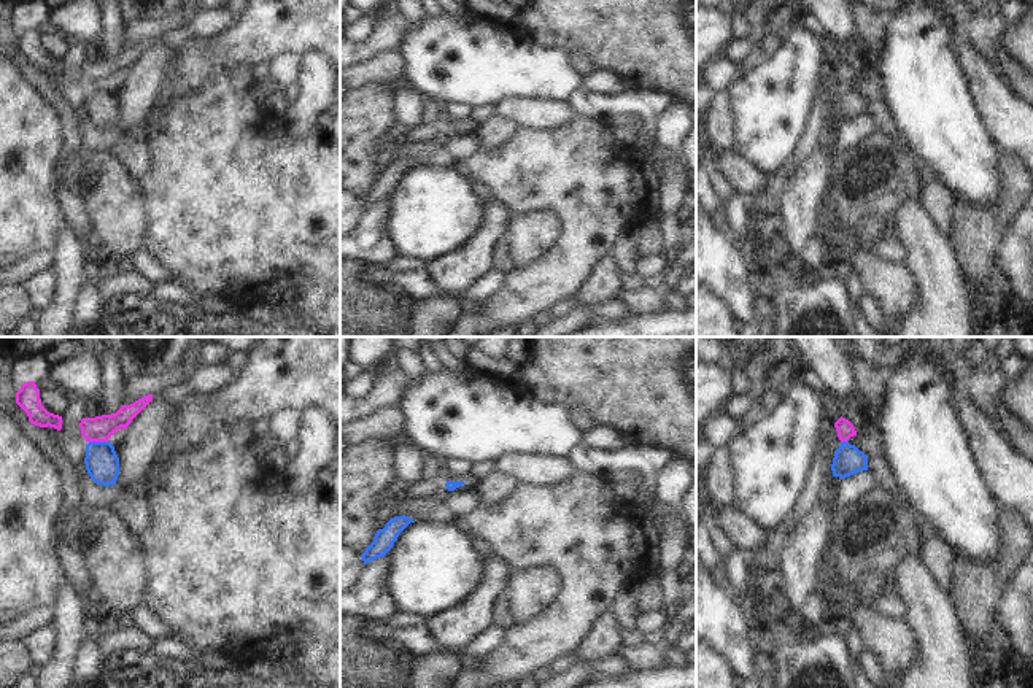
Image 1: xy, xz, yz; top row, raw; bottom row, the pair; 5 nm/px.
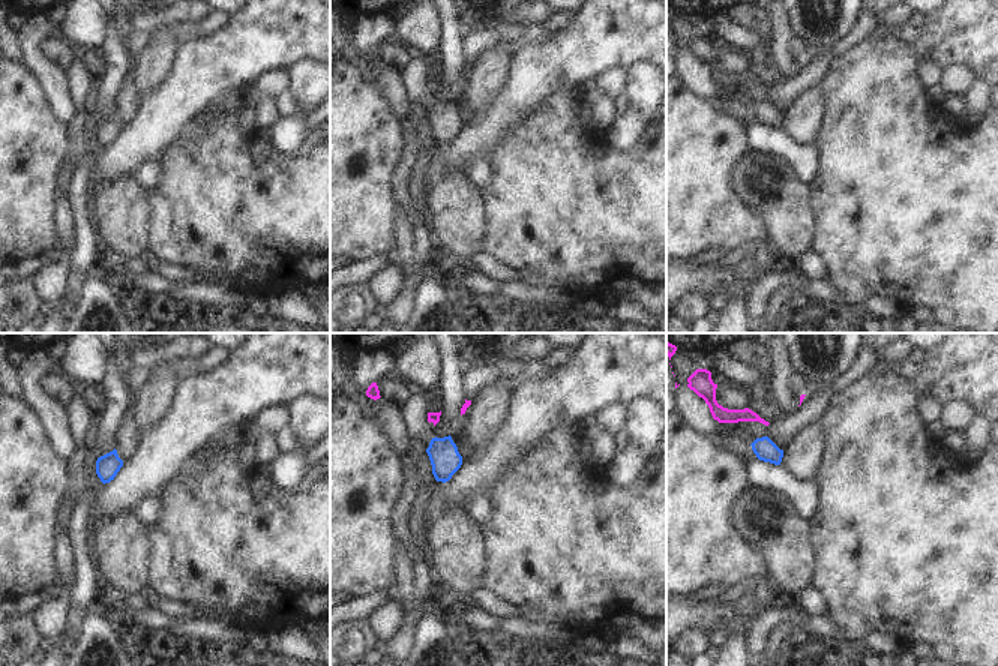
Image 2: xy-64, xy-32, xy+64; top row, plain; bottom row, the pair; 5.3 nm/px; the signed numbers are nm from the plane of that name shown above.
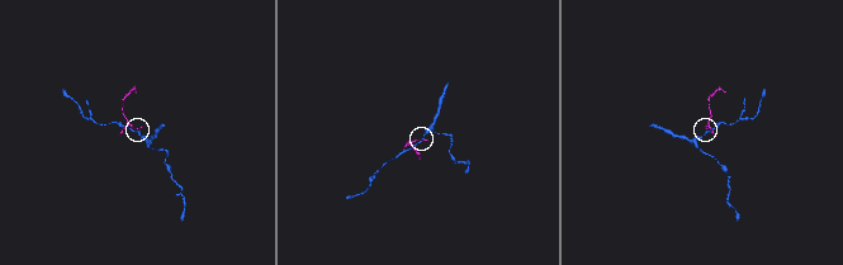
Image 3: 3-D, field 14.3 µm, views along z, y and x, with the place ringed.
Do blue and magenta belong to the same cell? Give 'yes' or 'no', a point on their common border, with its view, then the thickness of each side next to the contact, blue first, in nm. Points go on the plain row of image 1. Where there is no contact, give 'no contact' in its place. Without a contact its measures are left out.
no | xy (97, 86) | 170/130 nm

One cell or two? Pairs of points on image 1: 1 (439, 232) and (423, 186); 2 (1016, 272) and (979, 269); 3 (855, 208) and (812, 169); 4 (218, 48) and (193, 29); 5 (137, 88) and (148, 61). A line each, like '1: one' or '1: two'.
1: one
2: two
3: two
4: two
5: one

